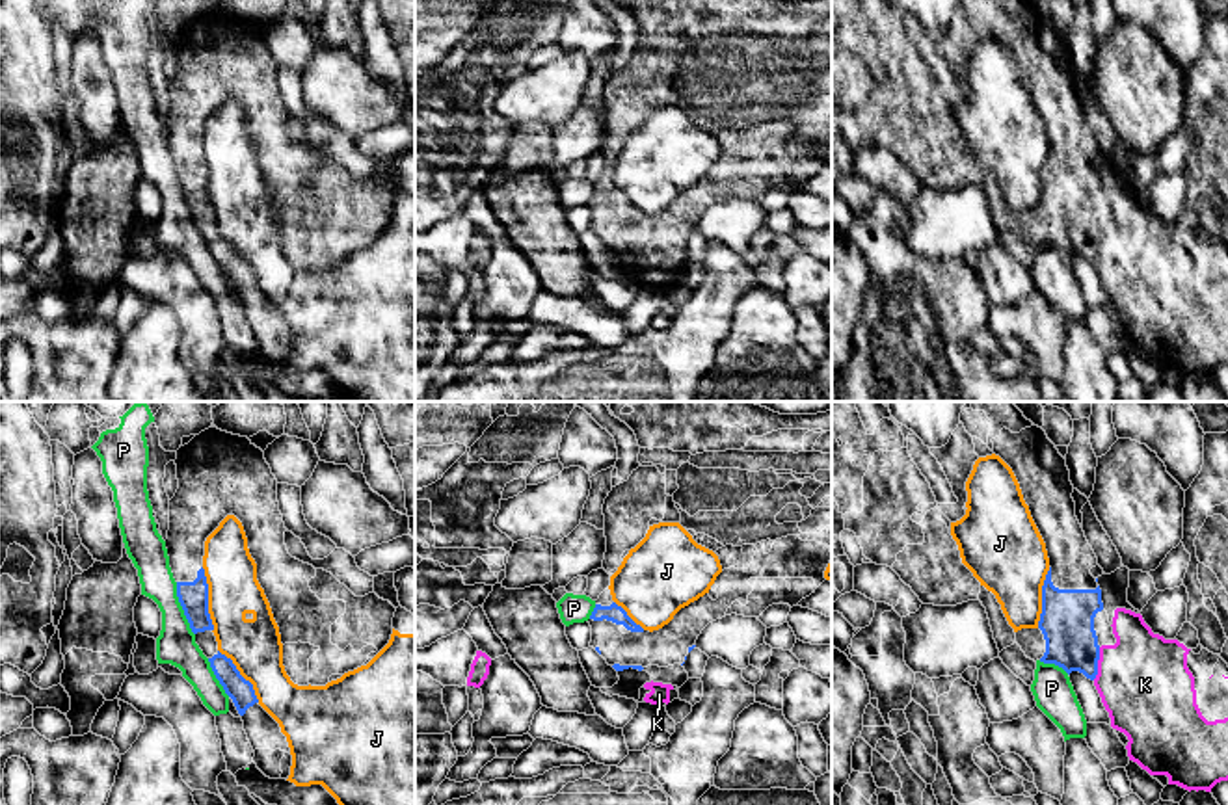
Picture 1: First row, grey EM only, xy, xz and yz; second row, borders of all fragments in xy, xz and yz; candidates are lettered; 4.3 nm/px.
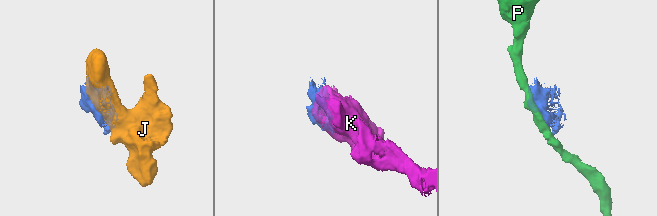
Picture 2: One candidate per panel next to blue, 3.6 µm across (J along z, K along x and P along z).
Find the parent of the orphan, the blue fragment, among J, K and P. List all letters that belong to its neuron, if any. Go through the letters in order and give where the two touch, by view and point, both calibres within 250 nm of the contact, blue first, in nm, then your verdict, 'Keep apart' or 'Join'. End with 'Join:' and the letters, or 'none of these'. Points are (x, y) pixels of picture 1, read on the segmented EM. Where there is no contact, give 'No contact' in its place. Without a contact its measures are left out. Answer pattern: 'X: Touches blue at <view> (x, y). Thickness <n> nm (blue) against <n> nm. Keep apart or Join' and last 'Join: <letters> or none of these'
J: Touches blue at xy (207, 599). Thickness 130 nm (blue) against 220 nm. Keep apart
K: Touches blue at yz (1096, 664). Thickness 240 nm (blue) against 400 nm. Join
P: Touches blue at xy (183, 608). Thickness 130 nm (blue) against 170 nm. Keep apart
Join: K

